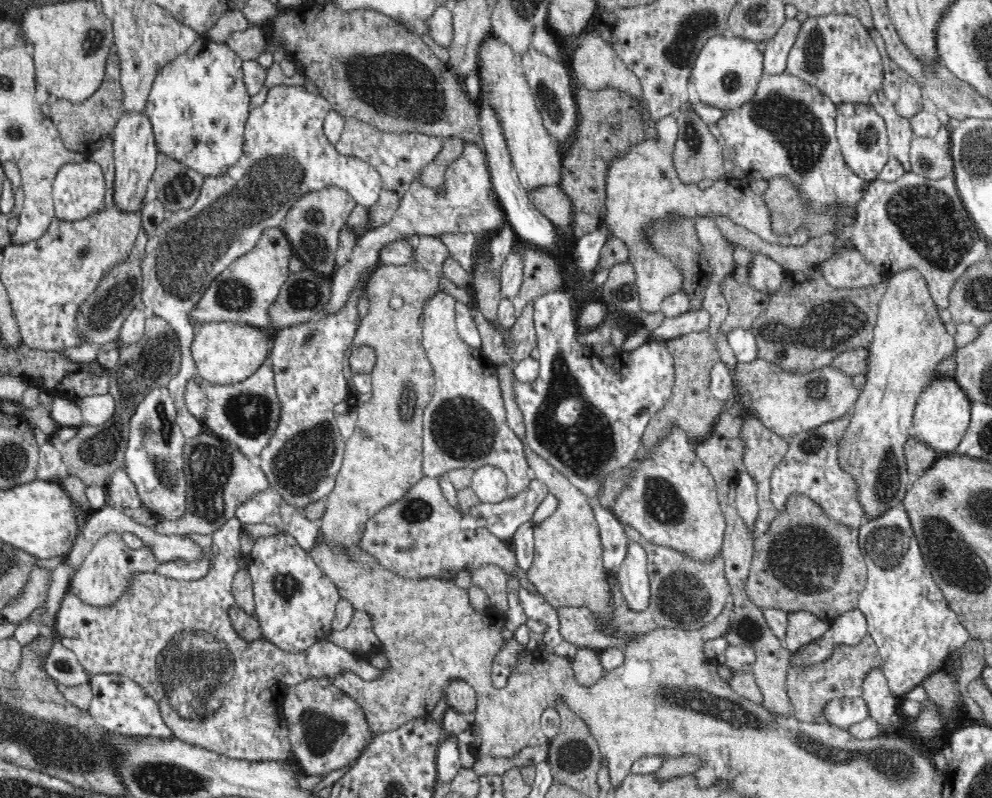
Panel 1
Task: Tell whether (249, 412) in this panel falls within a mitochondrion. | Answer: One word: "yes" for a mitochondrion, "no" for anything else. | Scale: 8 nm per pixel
yes

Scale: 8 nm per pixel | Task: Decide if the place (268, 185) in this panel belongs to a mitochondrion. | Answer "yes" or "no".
yes

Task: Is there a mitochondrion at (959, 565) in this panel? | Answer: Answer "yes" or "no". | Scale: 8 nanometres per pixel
yes

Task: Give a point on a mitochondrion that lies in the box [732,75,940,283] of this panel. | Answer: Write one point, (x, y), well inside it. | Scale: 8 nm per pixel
(794, 124)

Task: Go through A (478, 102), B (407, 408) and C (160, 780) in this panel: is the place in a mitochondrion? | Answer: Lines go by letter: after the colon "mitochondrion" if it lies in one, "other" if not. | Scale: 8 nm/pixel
A: other
B: mitochondrion
C: mitochondrion

